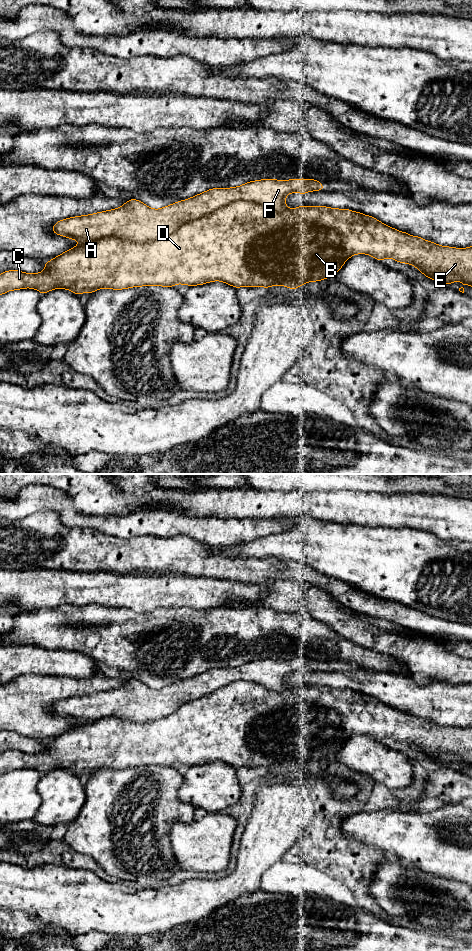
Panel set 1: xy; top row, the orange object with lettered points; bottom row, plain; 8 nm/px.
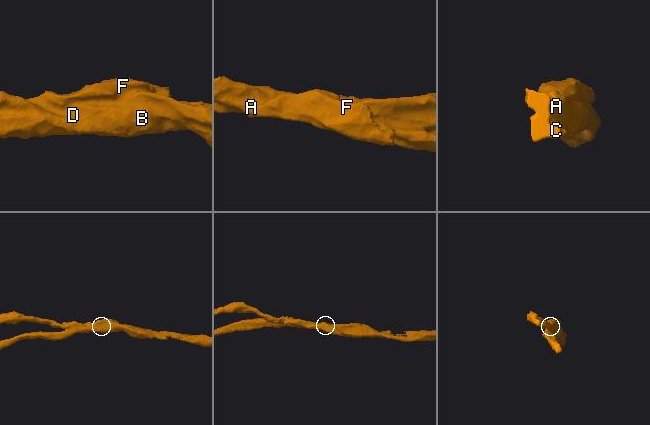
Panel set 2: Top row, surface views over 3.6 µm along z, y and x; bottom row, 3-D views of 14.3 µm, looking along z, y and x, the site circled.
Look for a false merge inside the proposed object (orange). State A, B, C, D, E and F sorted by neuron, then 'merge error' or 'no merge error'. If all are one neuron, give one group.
groups A F / B C D E; merge error

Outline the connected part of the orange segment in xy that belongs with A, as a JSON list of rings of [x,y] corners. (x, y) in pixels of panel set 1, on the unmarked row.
[[[263,659],[250,661],[238,667],[209,669],[161,689],[152,689],[141,681],[132,678],[120,688],[60,700],[52,707],[52,711],[57,715],[74,719],[80,723],[93,722],[109,717],[118,717],[133,722],[148,722],[170,715],[183,704],[208,696],[236,681],[253,682],[268,690],[282,692],[290,689],[285,684],[285,678],[289,673],[298,672],[304,675],[306,672],[324,669],[325,667],[314,659]]]

